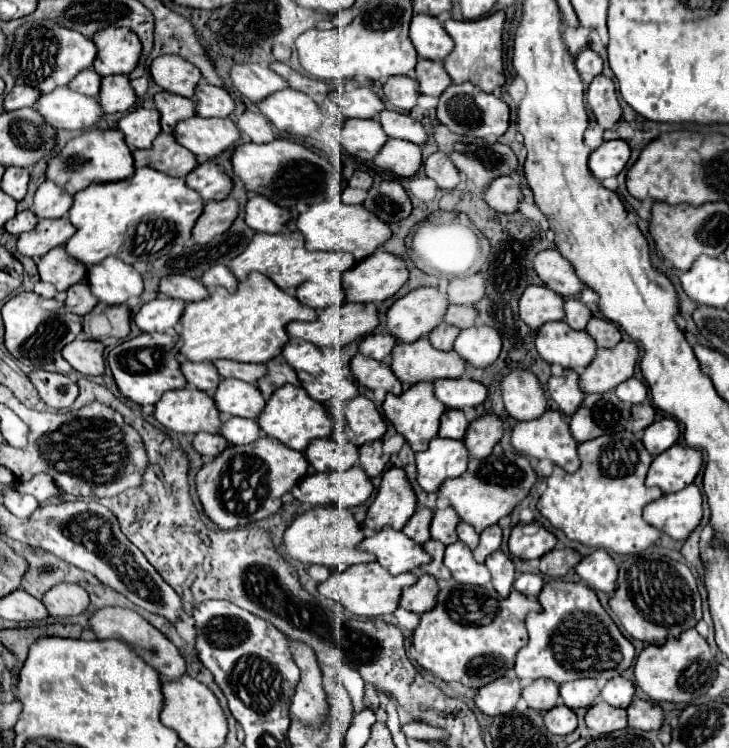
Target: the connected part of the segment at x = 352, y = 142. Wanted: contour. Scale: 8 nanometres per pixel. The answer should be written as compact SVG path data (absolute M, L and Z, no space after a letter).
M356 118L346 120L346 124L338 130L338 136L342 146L360 160L372 160L374 154L378 154L378 150L388 140L378 120L356 120Z

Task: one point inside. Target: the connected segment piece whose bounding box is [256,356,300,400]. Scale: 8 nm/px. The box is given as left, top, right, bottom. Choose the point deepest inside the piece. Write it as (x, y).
(279, 372)

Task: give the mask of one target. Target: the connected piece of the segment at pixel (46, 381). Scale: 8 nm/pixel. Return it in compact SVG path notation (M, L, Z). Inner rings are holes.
M32 370L28 374L30 382L36 386L40 398L52 408L70 408L78 396L78 386L64 374L46 372L46 370Z

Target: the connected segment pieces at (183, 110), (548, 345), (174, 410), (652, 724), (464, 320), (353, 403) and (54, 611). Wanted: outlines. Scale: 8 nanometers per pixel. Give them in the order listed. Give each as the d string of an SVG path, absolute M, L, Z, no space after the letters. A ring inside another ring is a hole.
M160 92L154 96L154 104L160 112L160 124L164 132L174 132L180 120L192 118L196 114L196 102L184 96L174 96L170 92Z
M564 320L546 322L538 330L536 350L548 364L560 364L572 370L586 368L596 354L594 338L584 330L572 330Z
M198 388L168 390L156 404L154 418L168 430L180 434L218 432L222 426L220 410L212 396Z
M634 698L628 706L628 726L638 730L660 730L664 724L664 710L658 702Z
M450 306L446 310L444 322L458 328L470 328L476 324L476 318L478 318L478 310L472 306Z
M366 396L352 398L346 404L344 414L346 414L346 438L356 446L362 446L364 442L370 440L378 440L386 434L386 420L382 418L374 402L368 400Z
M58 584L44 594L42 602L46 604L50 616L68 618L82 614L88 608L90 598L88 592L78 584Z

